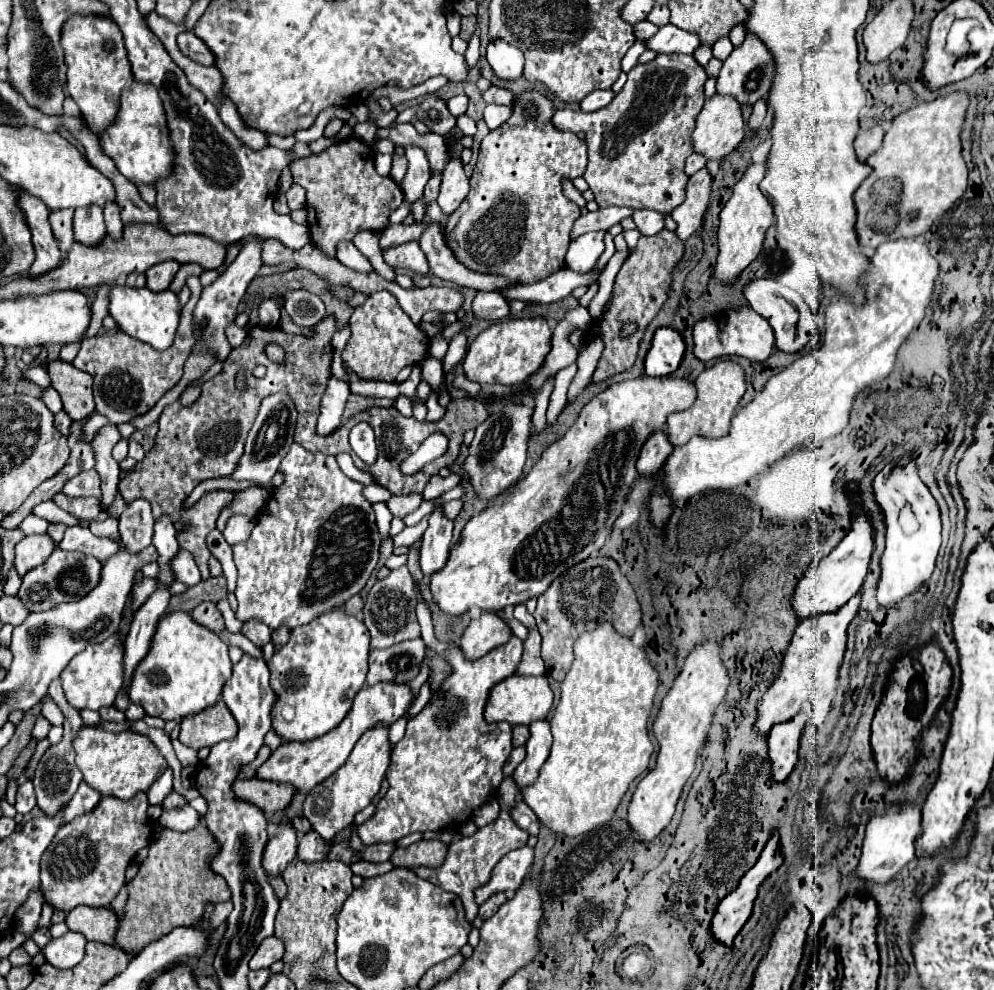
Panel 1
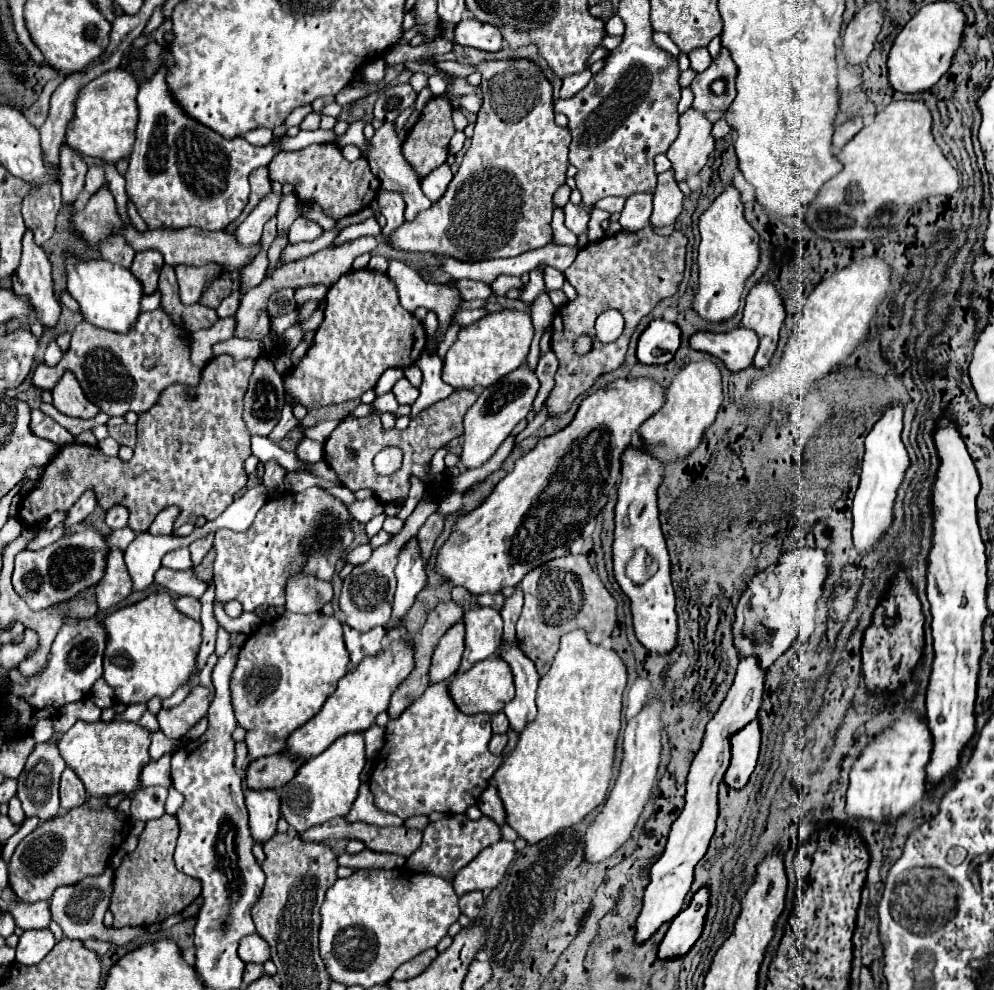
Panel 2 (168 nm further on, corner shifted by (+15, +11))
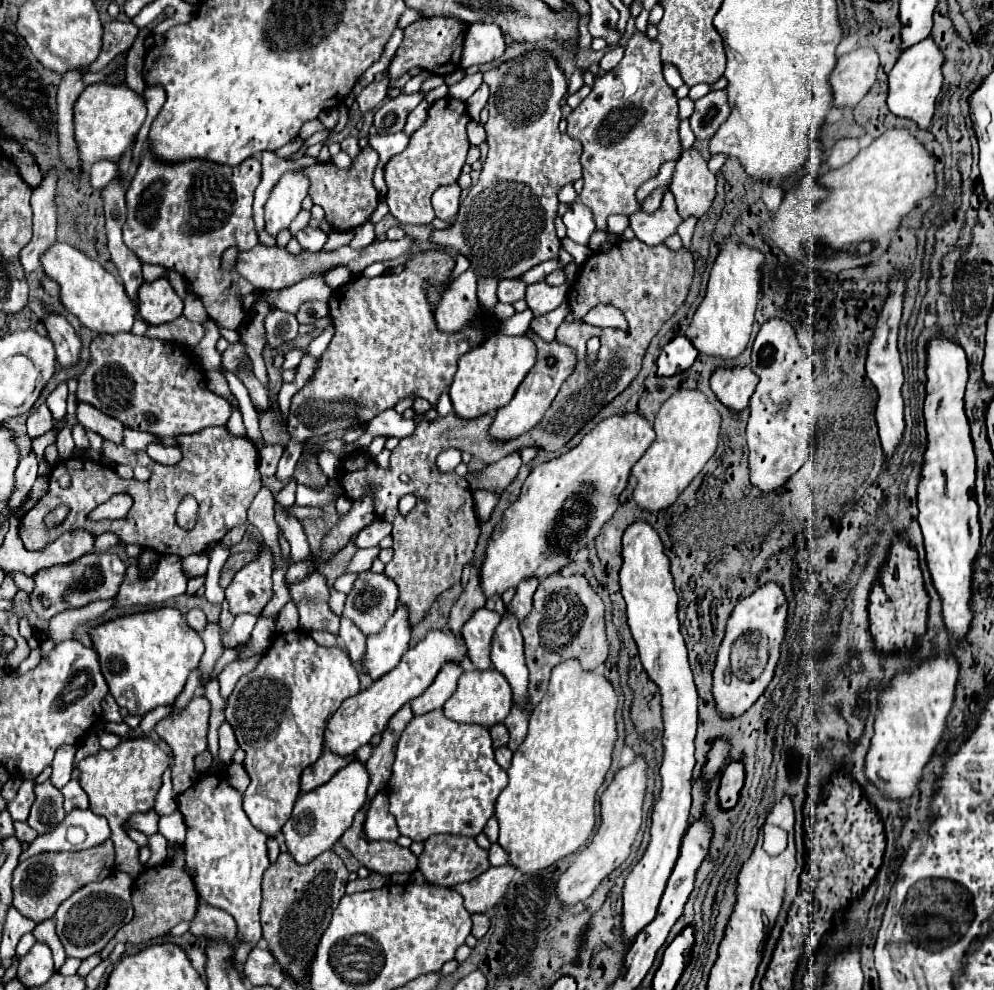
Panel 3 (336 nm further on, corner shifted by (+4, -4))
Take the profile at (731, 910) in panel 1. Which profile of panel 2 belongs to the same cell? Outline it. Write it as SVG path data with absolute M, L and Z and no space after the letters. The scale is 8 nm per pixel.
M700 888L690 898L688 908L682 910L670 922L670 928L658 946L660 960L676 960L686 956L686 952L702 934L706 910L708 910L708 888Z

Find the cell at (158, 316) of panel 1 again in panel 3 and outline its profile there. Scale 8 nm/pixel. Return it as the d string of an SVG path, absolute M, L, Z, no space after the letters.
M55 243L41 259L47 277L61 285L61 303L79 317L79 321L99 333L99 335L115 335L123 331L131 331L137 319L137 301L131 299L123 287L109 271L105 271L97 261L85 257L81 251L73 249L67 243Z

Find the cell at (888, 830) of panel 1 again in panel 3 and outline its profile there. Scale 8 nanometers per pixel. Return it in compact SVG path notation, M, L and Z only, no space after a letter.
M939 655L921 667L897 675L879 695L875 735L865 757L865 777L887 801L905 803L919 793L923 769L947 731L947 717L955 699L959 663L953 655Z

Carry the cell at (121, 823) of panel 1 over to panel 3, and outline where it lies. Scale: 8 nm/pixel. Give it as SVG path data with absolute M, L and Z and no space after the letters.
M111 839L101 845L95 845L85 851L75 853L39 853L35 857L25 859L13 871L13 905L21 911L21 915L41 923L51 919L57 907L73 895L77 889L85 887L93 881L103 881L115 869L115 851Z

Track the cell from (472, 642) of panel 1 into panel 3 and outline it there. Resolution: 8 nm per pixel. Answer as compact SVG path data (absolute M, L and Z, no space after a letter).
M445 663L437 675L437 679L427 687L427 691L411 701L413 713L423 715L433 709L441 709L443 703L455 693L459 677L465 673L465 669L459 663Z

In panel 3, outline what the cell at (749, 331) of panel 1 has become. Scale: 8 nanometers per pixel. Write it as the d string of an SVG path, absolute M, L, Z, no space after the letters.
M733 367L733 369L717 369L711 375L711 389L719 397L721 403L725 403L733 411L741 411L749 405L749 399L757 387L759 377L745 367Z

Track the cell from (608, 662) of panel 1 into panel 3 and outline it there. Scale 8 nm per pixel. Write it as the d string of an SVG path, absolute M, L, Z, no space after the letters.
M567 659L563 663L559 663L553 673L551 673L551 681L549 681L549 689L545 693L545 697L541 699L541 703L533 709L531 713L531 719L529 719L529 733L527 733L527 739L519 745L519 749L515 751L513 755L513 763L511 767L507 769L507 775L509 775L509 785L501 791L497 803L495 803L495 817L499 819L499 845L503 849L509 851L509 863L515 865L517 869L521 869L523 873L535 873L539 869L545 869L549 865L553 865L555 861L559 861L561 857L577 851L581 845L587 843L587 839L593 835L593 829L595 829L595 823L597 823L597 815L595 815L595 803L597 803L597 791L599 787L603 785L605 781L605 775L611 767L611 757L613 757L613 749L615 749L615 743L617 743L617 707L619 707L619 693L617 689L613 687L613 683L605 677L605 675L599 675L599 673L593 673L593 671L583 671L579 659Z

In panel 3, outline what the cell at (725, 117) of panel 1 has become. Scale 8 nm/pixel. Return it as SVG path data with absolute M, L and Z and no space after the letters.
M695 147L683 151L677 159L673 183L669 187L675 195L679 215L683 219L689 215L701 217L715 199L715 183L717 175L709 171L707 159Z

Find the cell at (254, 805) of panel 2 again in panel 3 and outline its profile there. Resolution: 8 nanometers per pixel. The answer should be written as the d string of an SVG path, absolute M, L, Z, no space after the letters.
M305 631L277 633L271 641L271 647L259 659L257 667L237 681L225 709L225 719L235 729L239 747L247 753L243 765L247 767L247 773L251 777L251 785L243 793L243 809L259 831L269 837L277 837L281 833L281 827L291 817L293 803L299 795L301 771L315 763L323 751L323 733L329 717L345 699L357 693L357 667L349 659L347 651L343 651L341 647L323 647L315 643Z

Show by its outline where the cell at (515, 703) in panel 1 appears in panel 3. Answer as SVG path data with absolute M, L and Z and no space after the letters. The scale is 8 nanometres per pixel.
M487 669L487 671L465 671L465 675L459 679L457 691L453 693L453 697L443 705L443 713L457 721L457 723L469 723L469 725L483 725L483 727L493 727L495 723L503 723L503 719L509 715L513 707L513 695L511 695L511 687L507 683L507 679L503 679L503 675L499 675L499 671L495 669Z

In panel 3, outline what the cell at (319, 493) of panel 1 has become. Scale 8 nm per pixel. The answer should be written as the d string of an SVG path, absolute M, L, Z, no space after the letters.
M261 545L255 561L247 563L239 573L235 573L231 585L225 589L225 599L233 615L251 613L261 615L265 605L273 597L273 551L269 545Z

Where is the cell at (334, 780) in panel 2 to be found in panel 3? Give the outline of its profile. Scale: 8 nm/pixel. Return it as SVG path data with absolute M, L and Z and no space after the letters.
M357 757L351 759L343 769L339 769L325 785L301 793L295 801L291 819L283 825L283 837L289 847L289 853L295 857L297 863L309 863L323 851L331 849L341 835L351 827L353 817L363 809L367 803L367 787L369 787L369 775L365 769L365 763L361 763Z

